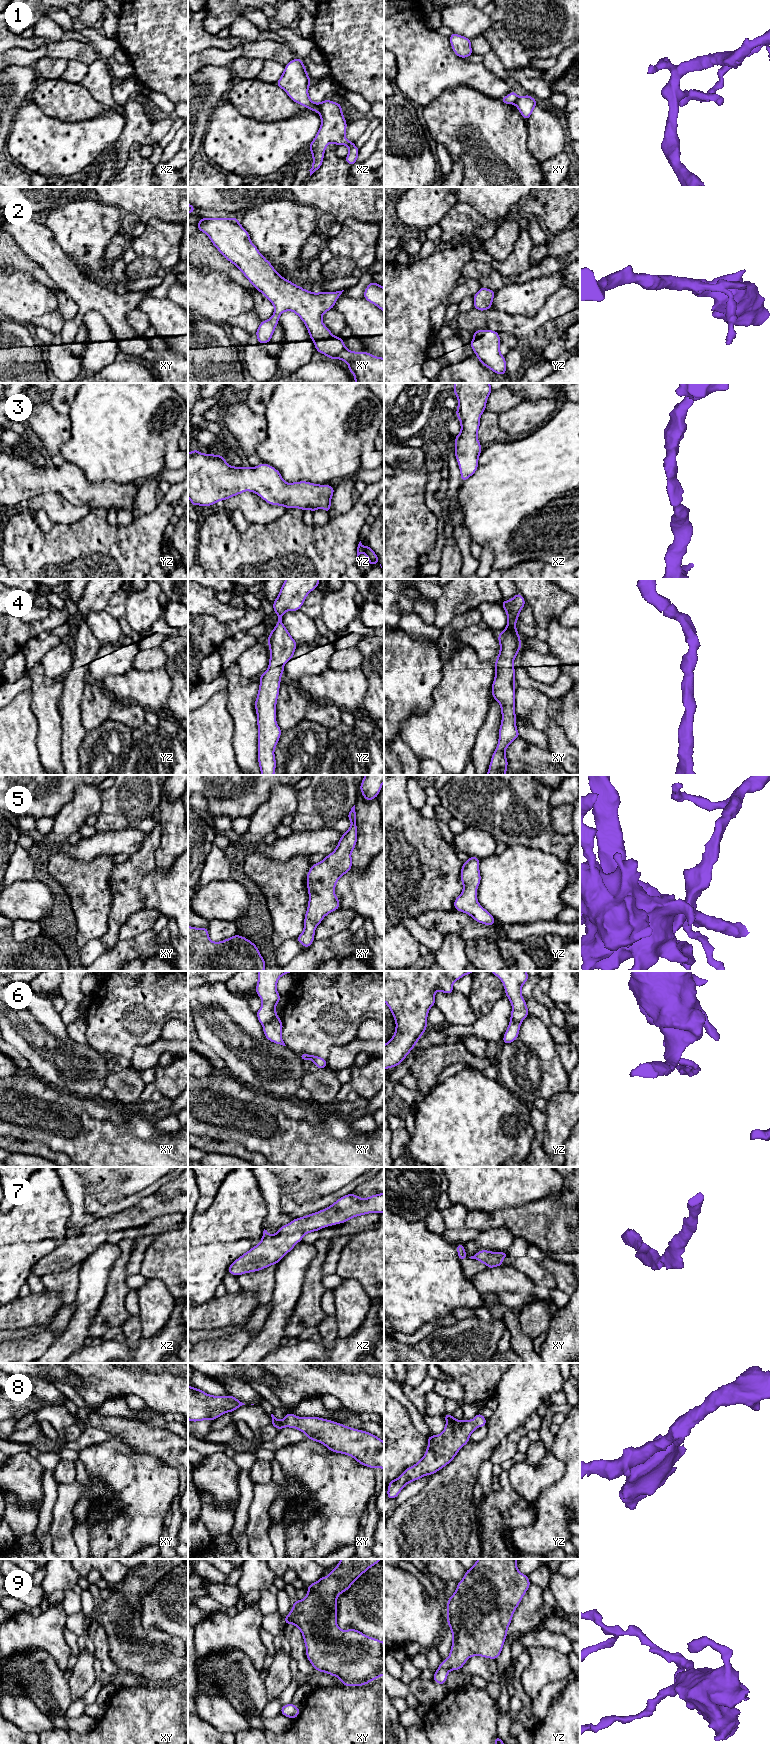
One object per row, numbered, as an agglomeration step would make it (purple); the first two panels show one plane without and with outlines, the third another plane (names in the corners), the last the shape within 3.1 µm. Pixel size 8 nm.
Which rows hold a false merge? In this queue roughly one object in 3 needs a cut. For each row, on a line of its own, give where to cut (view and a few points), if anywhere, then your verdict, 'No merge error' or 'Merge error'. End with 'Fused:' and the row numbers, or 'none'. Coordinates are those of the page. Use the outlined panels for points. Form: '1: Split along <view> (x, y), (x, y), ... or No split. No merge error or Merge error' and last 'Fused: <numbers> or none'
1: Split along xz (318, 103), (319, 111). Merge error
2: No split. No merge error
3: No split. No merge error
4: No split. No merge error
5: No split. No merge error
6: Split along xy (277, 1017), (268, 1021), (263, 1026). Merge error
7: No split. No merge error
8: No split. No merge error
9: No split. No merge error
Fused: 1, 6

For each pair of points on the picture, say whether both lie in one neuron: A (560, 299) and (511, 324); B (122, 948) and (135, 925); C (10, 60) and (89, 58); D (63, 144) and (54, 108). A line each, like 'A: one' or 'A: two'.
A: one
B: two
C: one
D: two

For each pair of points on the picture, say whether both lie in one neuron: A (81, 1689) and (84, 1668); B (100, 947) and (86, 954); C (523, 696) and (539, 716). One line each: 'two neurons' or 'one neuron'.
A: one neuron
B: one neuron
C: one neuron

